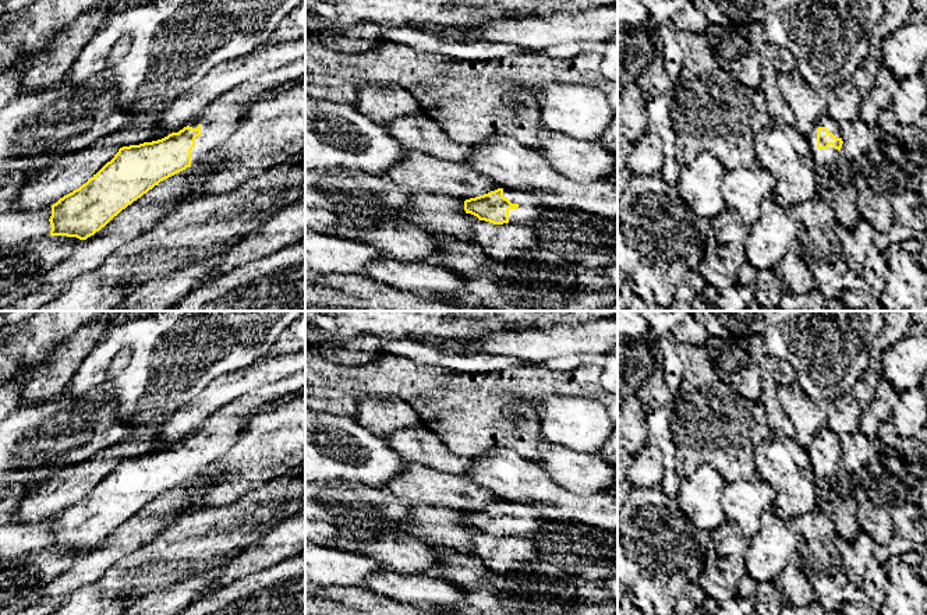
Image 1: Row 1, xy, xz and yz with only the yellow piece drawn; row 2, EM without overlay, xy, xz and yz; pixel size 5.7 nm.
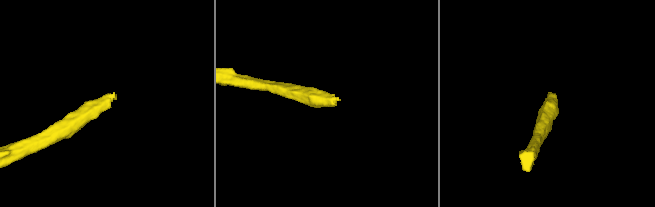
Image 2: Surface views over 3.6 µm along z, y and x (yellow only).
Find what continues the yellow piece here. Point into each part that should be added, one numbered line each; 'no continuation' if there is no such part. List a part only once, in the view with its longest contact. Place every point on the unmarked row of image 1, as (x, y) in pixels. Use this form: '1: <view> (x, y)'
1: yz (827, 469)

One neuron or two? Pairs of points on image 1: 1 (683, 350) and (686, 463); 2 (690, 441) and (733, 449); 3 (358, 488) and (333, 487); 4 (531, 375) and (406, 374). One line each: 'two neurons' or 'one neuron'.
1: one neuron
2: one neuron
3: one neuron
4: one neuron

